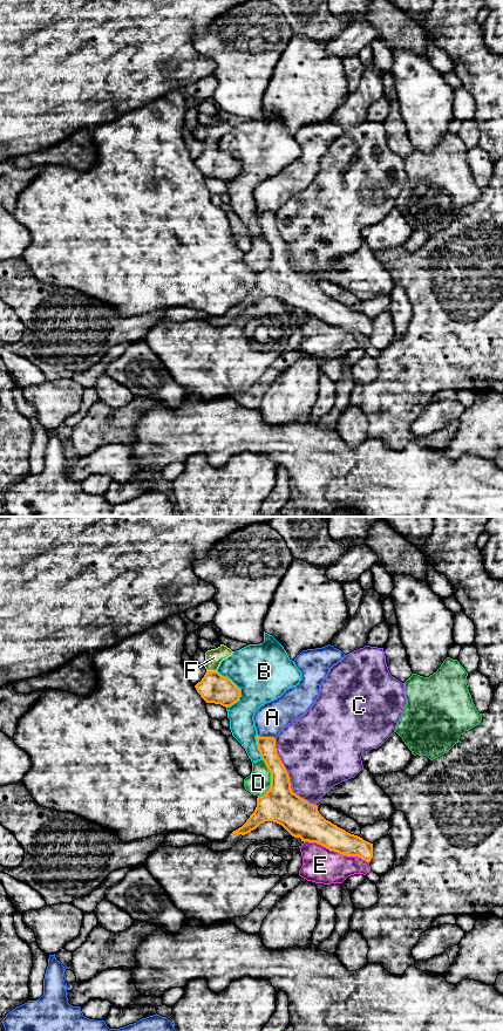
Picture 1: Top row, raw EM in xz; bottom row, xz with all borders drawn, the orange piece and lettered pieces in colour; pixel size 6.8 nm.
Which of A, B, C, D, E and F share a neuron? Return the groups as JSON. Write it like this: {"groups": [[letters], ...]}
{"groups": [["A"], ["B"], ["C"], ["D"], ["E"], ["F"]]}

